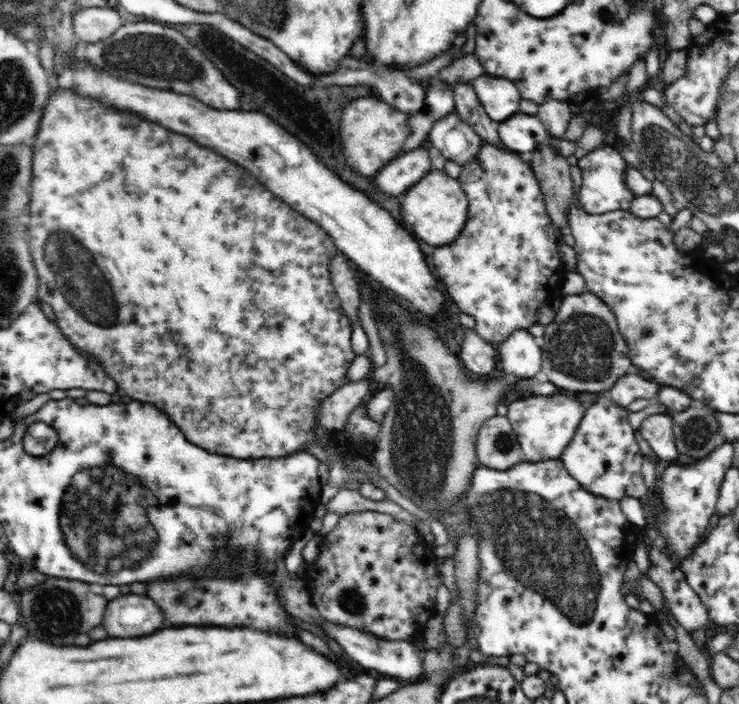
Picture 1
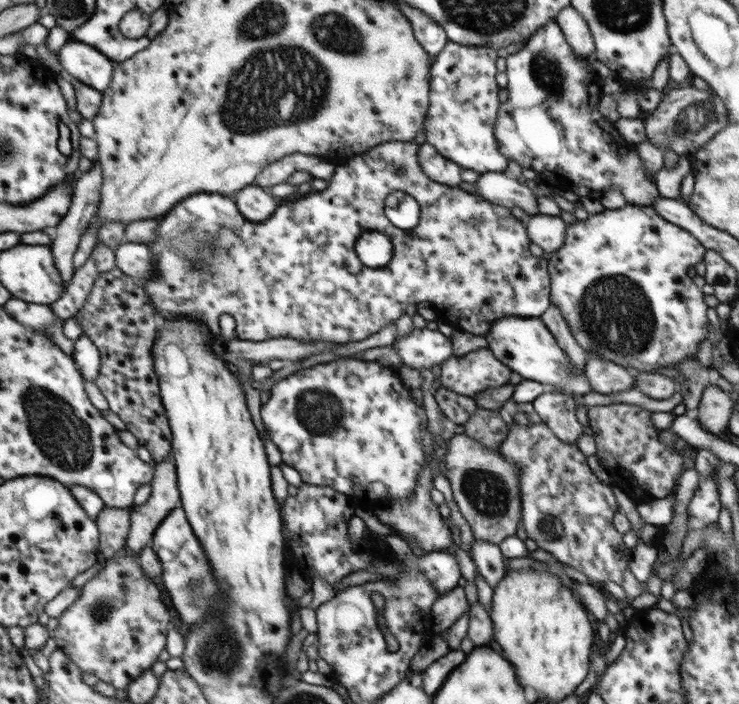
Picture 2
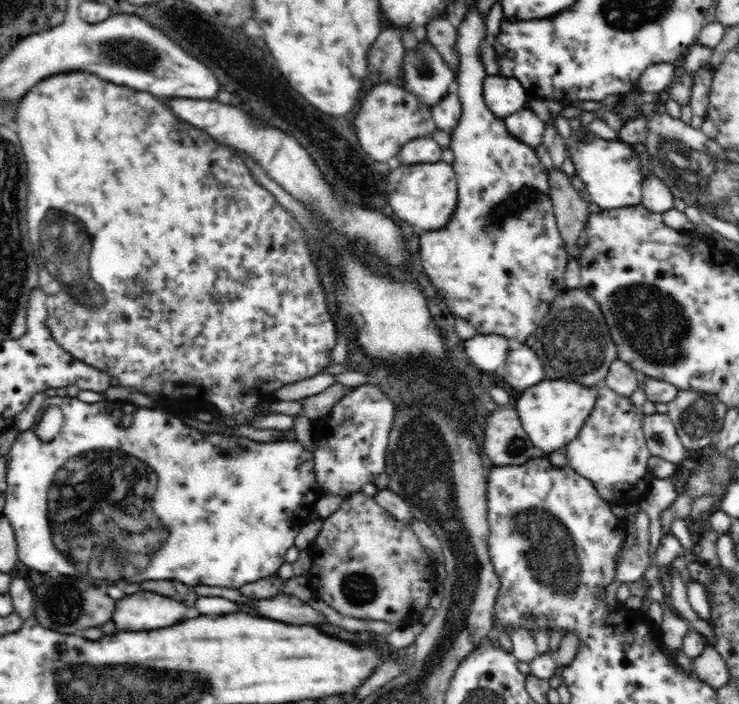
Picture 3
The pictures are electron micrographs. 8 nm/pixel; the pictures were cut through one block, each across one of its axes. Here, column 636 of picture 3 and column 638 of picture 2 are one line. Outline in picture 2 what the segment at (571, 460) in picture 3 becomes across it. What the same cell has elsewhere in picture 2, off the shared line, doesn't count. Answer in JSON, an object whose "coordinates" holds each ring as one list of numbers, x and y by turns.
{"coordinates":[[614,403,595,406,587,410,585,419,590,420,589,426,595,430,597,444,596,456,612,467,617,467,630,481,634,496,658,499,672,493,678,485,680,466,684,462,683,450,674,452,673,442,665,444,659,437,659,430,650,418,651,411,635,404]]}

